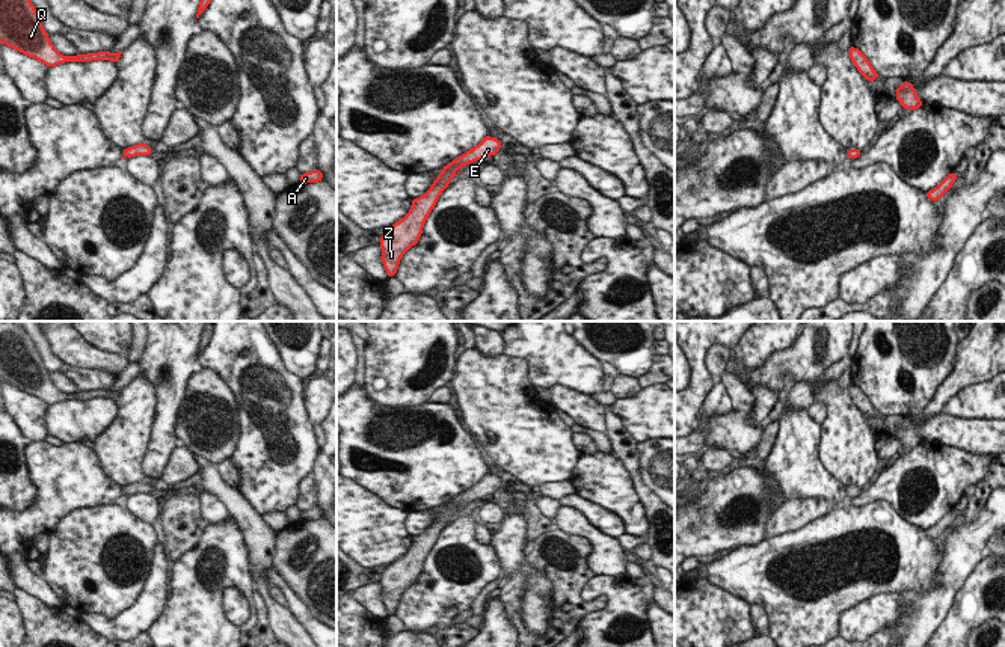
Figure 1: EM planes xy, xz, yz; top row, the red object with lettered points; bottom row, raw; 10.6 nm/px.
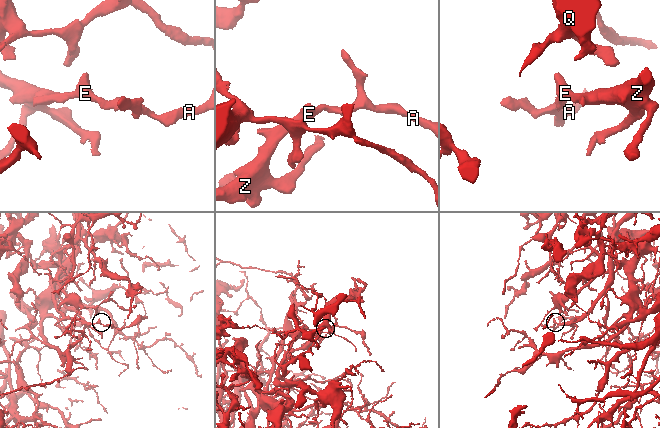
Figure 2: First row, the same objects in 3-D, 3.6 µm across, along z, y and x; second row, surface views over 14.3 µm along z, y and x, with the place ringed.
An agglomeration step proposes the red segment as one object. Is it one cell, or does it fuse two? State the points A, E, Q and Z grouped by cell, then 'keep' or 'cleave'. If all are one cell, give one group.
A E Q Z | keep

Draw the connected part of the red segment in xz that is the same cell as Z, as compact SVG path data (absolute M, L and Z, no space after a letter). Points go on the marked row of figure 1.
M484 136L483 140L471 148L463 155L459 155L454 161L445 164L438 178L421 198L412 199L410 211L391 228L385 229L380 237L380 246L383 253L380 259L388 273L388 278L394 278L398 268L401 256L418 243L424 222L435 208L441 193L448 187L450 181L459 175L465 164L495 155L501 149L501 140Z

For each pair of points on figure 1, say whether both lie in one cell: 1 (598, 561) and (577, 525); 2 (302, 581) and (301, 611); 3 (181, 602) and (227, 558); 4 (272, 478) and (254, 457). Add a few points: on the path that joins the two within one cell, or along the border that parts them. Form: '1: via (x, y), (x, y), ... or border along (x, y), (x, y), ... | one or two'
1: via (598, 551), (598, 542), (587, 531) | one
2: border along (276, 573), (308, 608) | two
3: via (196, 591), (201, 587), (216, 584), (222, 573) | one
4: via (264, 471), (257, 471), (255, 465) | one

